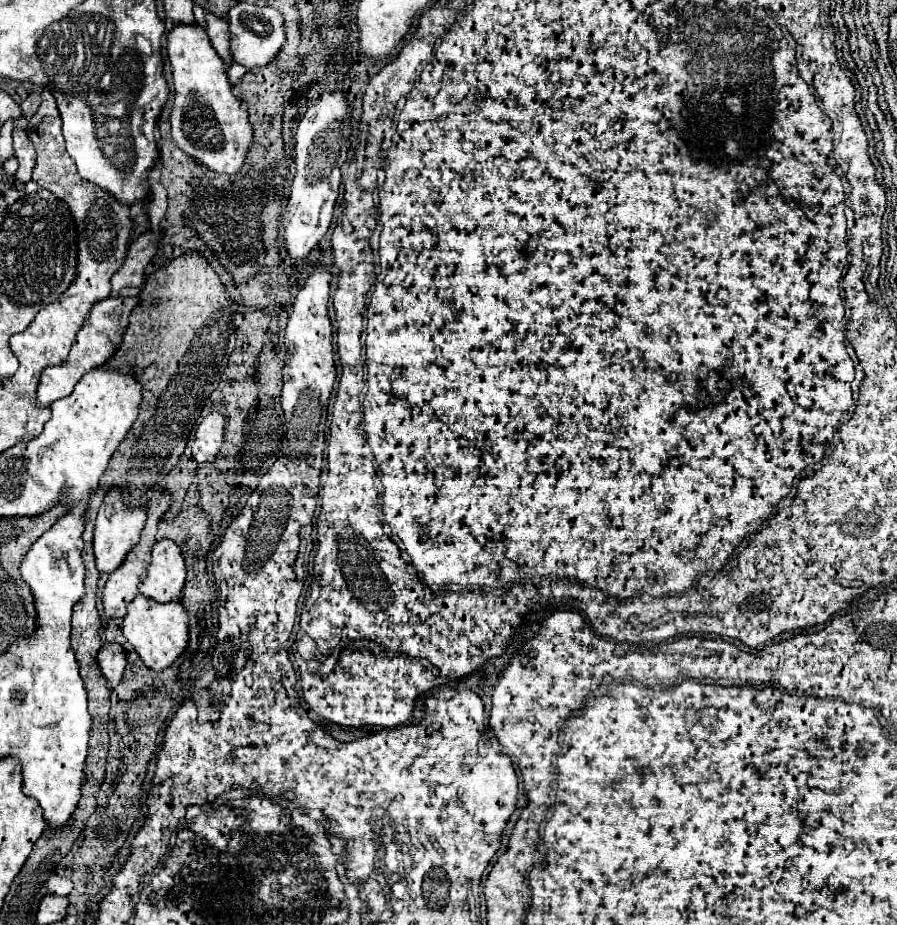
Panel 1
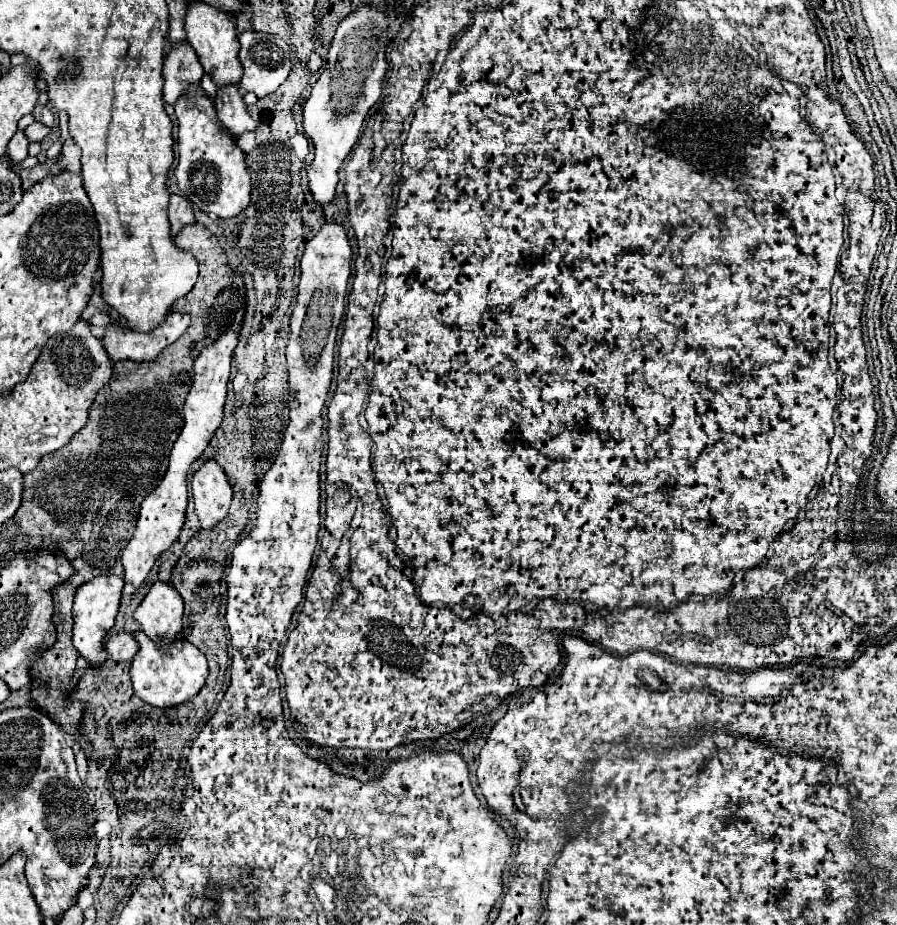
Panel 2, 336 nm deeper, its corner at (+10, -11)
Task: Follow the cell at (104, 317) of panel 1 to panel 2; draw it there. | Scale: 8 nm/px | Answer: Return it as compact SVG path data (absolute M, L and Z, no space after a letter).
M171 313L165 325L153 333L133 333L125 327L107 327L103 347L111 361L153 361L155 353L161 353L167 345L175 343L191 323L187 313Z

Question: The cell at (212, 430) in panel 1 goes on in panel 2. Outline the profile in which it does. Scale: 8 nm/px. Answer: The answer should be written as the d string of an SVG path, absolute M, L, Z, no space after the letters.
M207 461L191 481L195 513L199 517L201 529L213 529L229 513L233 499L233 489L215 461Z

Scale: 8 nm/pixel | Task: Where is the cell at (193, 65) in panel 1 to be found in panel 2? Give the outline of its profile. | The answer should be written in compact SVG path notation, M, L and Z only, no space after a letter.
M201 87L193 89L189 97L181 97L181 101L177 101L175 115L179 121L179 163L175 167L175 177L181 193L203 213L213 213L219 219L231 219L245 211L251 201L251 179L245 155L233 137L221 129L213 101Z

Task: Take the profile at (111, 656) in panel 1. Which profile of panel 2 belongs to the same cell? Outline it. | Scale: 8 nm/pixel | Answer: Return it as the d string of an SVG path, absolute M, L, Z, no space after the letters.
M117 633L111 635L105 643L111 661L131 661L135 657L135 653L139 651L139 643L135 641L135 637L131 633Z

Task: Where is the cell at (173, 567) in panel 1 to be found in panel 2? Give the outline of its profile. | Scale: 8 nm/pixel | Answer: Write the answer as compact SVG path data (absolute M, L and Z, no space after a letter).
M157 581L135 611L143 633L159 645L169 645L183 629L183 599L169 583Z

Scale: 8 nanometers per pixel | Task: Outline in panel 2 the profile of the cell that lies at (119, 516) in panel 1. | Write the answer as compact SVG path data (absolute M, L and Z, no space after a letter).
M115 575L95 577L77 589L75 605L73 605L73 621L75 621L73 645L79 651L79 655L89 663L89 667L103 665L109 659L109 653L103 647L103 639L109 633L109 629L115 625L115 617L121 605L121 593L123 593L123 579Z

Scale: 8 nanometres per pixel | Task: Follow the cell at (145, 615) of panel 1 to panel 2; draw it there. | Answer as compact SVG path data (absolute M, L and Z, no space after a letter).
M141 631L135 633L135 639L139 641L139 653L131 663L131 681L133 693L141 701L159 709L169 709L189 701L201 691L209 671L205 655L195 645L185 639L177 639L173 645L153 645L153 641L149 641Z

